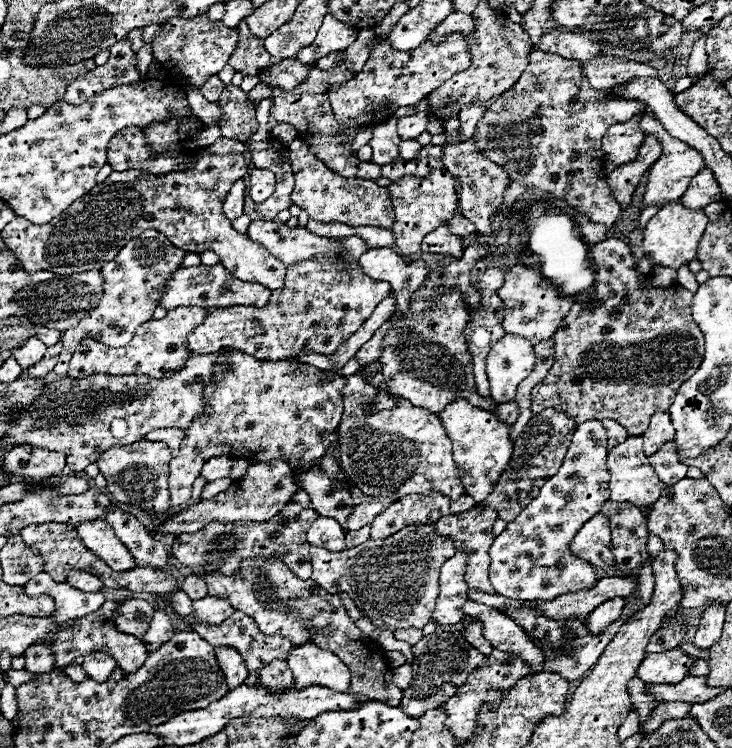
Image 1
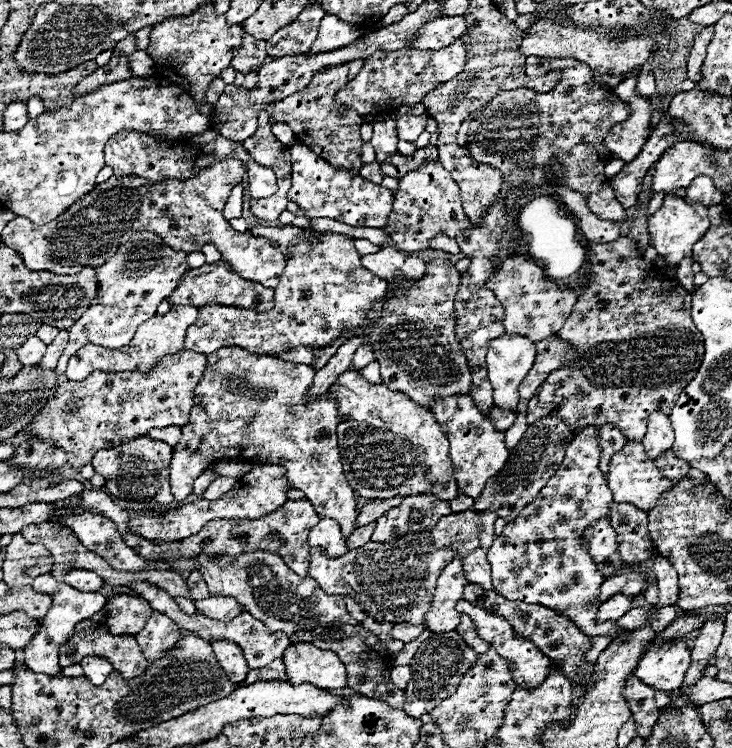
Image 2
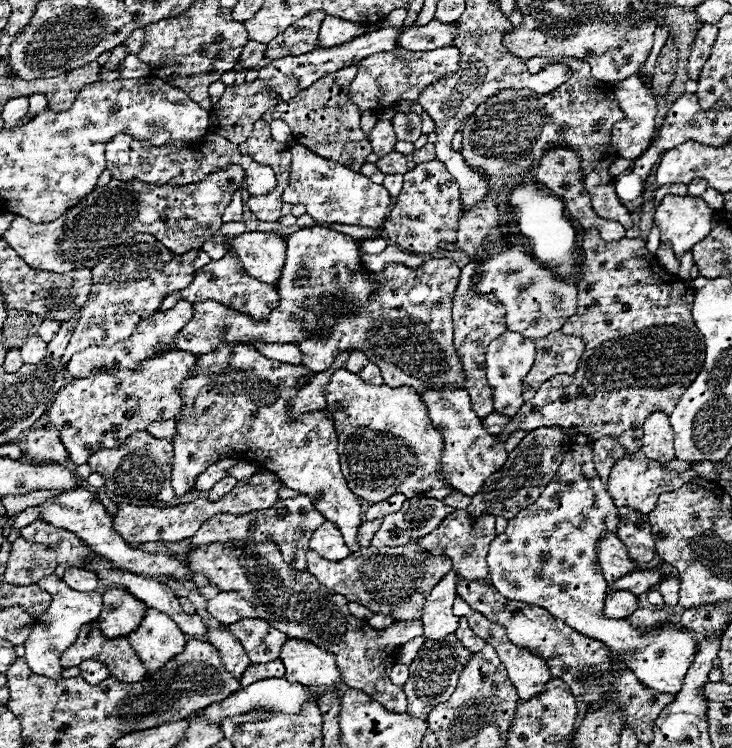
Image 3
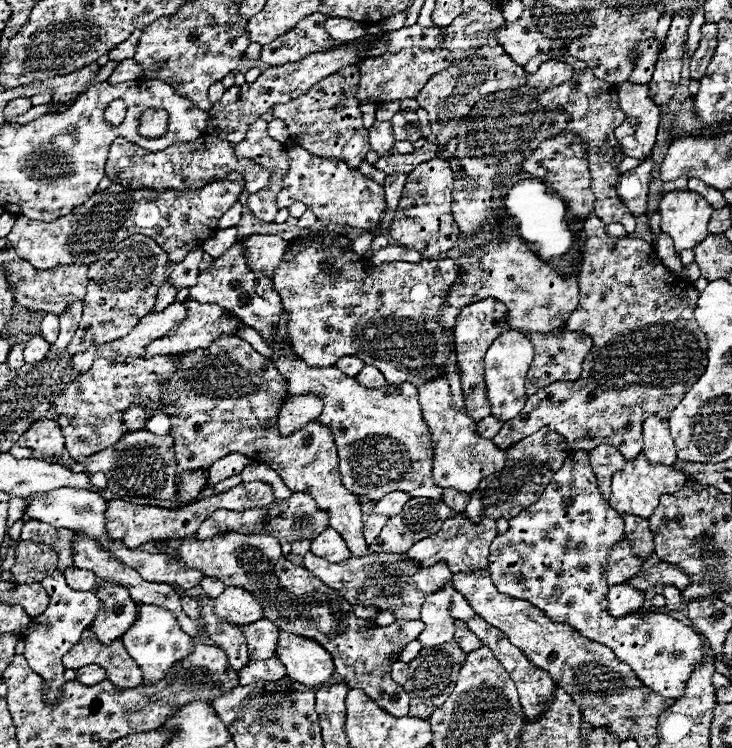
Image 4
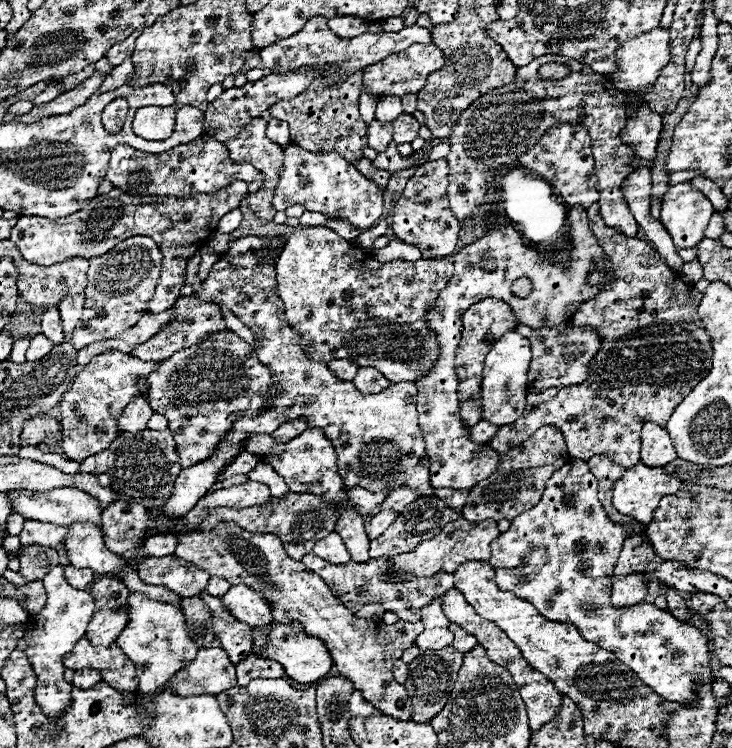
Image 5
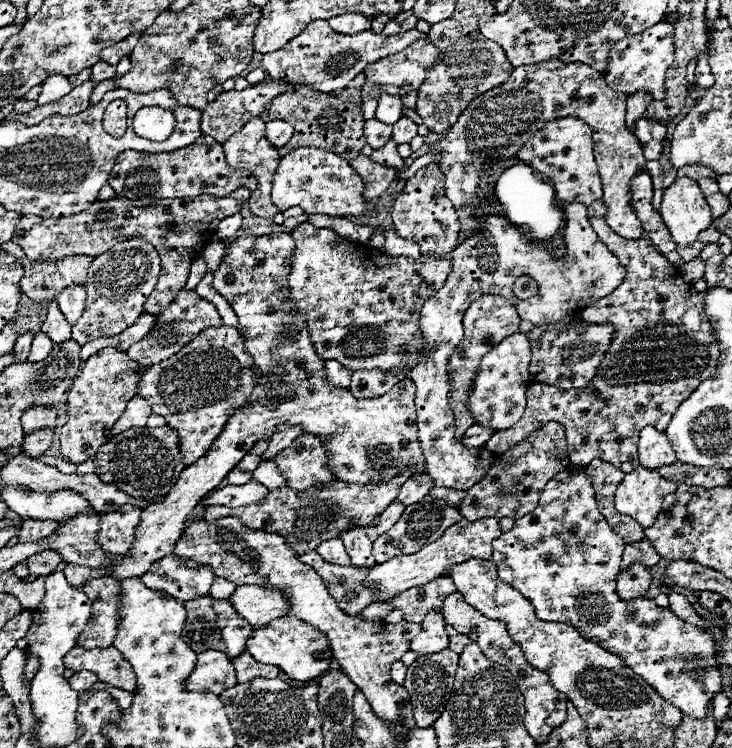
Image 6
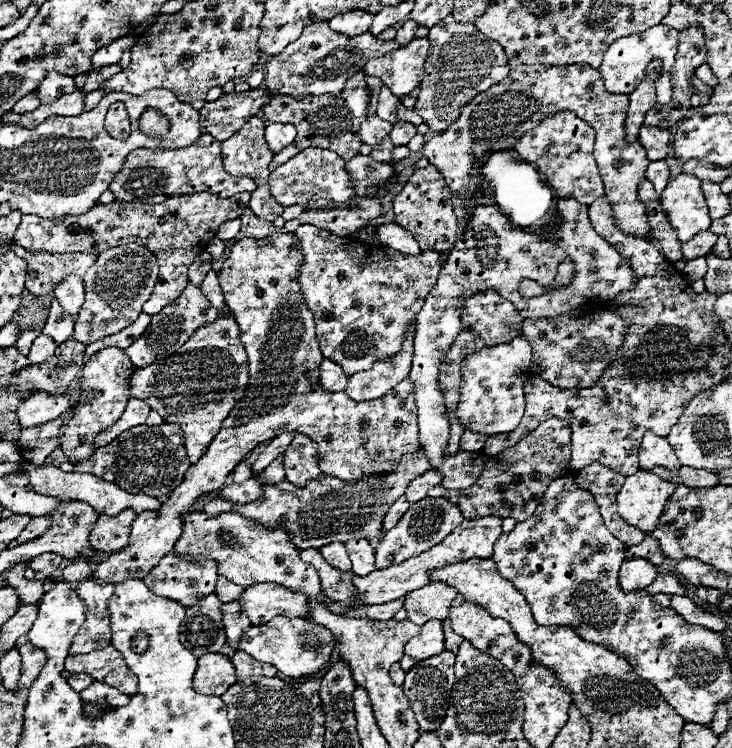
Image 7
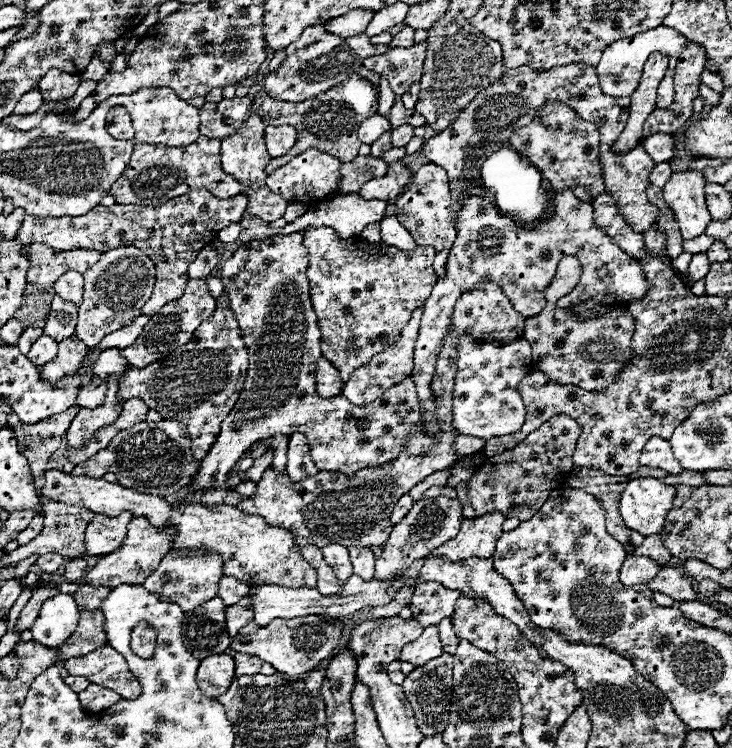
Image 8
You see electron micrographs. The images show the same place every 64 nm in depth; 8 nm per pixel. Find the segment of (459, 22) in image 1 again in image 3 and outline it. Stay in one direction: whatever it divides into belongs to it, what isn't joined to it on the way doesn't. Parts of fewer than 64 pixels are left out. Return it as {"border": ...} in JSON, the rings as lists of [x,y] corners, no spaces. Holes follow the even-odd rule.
{"border":[[[432,20],[426,26],[410,26],[404,28],[398,36],[398,48],[410,48],[414,52],[430,50],[430,48],[442,48],[452,42],[454,38],[456,22],[442,24],[438,20]]]}

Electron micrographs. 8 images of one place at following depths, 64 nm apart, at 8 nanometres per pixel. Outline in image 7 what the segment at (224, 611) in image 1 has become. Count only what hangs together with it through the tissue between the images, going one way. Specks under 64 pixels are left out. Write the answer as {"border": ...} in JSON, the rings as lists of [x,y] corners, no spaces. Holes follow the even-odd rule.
{"border":[[[254,584],[248,586],[240,596],[242,610],[248,614],[254,626],[268,624],[274,616],[306,618],[308,596],[302,592],[292,592],[278,584]]]}

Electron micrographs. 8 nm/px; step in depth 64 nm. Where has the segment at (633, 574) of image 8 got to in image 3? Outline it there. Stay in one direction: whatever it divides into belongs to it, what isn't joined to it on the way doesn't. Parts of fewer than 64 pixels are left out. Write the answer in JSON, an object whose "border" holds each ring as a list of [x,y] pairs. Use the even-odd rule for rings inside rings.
{"border":[[[616,590],[606,596],[606,606],[604,606],[604,616],[610,618],[628,618],[636,608],[638,608],[638,596],[632,592]]]}

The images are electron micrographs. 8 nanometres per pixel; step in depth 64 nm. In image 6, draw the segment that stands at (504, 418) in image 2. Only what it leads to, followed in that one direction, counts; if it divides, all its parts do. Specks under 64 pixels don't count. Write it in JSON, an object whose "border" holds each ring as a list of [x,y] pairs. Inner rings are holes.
{"border":[[[470,426],[462,438],[464,446],[468,448],[482,448],[486,444],[486,440],[492,436],[494,432],[490,432],[490,428],[482,428],[482,426]]]}

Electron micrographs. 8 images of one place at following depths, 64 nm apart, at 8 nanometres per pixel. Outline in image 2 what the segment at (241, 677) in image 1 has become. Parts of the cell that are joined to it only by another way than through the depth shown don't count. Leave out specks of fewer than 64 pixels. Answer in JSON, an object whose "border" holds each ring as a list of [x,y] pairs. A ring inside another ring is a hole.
{"border":[[[212,640],[212,648],[214,648],[214,654],[218,656],[218,664],[230,676],[232,684],[240,686],[250,668],[248,668],[248,662],[246,662],[242,650],[238,648],[238,644],[234,644],[230,640]]]}

